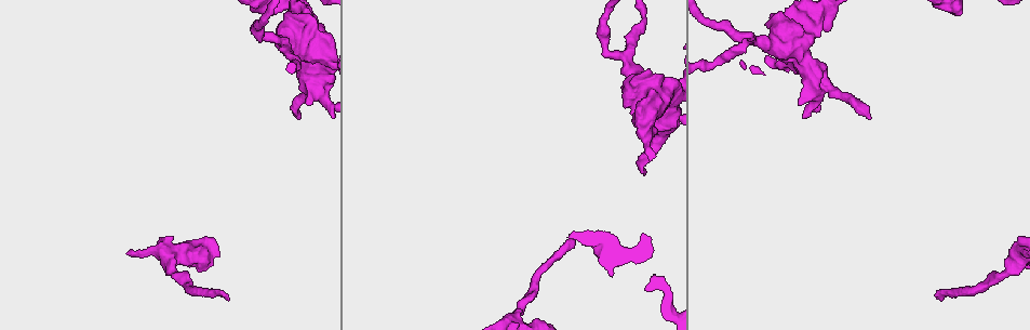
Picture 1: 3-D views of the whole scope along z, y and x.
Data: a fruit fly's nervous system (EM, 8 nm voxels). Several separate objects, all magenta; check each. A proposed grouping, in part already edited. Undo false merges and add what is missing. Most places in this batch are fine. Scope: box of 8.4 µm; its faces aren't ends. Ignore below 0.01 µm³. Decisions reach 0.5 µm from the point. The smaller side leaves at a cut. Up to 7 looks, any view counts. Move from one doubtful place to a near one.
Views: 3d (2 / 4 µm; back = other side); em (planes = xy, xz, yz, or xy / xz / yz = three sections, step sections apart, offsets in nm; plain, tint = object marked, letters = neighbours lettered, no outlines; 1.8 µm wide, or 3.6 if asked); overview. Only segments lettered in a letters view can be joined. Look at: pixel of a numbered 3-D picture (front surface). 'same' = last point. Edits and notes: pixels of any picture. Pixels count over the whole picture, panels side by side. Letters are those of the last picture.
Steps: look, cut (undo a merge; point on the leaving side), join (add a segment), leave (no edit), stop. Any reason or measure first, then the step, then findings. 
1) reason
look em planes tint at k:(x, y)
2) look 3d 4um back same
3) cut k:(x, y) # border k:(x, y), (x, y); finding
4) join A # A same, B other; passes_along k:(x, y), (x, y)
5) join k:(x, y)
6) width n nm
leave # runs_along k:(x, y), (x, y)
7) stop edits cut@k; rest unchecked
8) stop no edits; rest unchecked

thick end
look em 3.6um planes letters at 1:(654, 136)

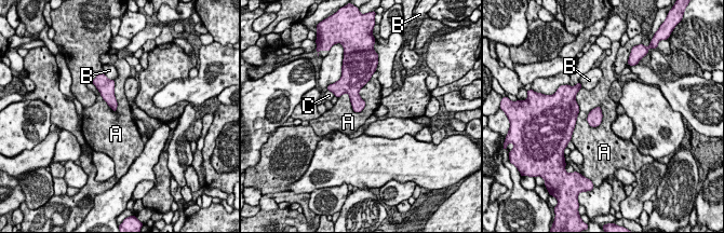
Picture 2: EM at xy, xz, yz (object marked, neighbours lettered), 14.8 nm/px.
longest_contact A 360 nm
leave # A other, B other, C other; none of them fits

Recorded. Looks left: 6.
an open end
look 3d 2um at 1:(871, 117)

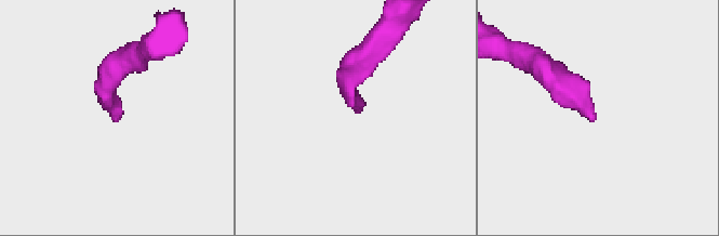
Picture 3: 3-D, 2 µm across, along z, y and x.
shape alone is not enough
look em yz step 8 tint at 3:(118, 120)

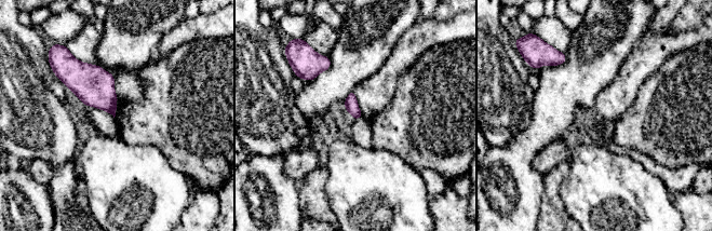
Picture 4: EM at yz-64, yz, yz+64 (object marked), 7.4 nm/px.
see the neighbours
look em yz step 8 letters same

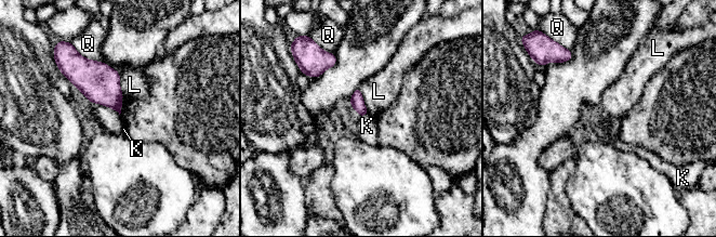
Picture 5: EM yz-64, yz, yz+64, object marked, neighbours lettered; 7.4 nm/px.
leave # K other, L other, Q other; border 5:(368, 113), (360, 117); none of them fits

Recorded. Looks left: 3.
end of a long branch
look em planes letters at 1:(228, 300)

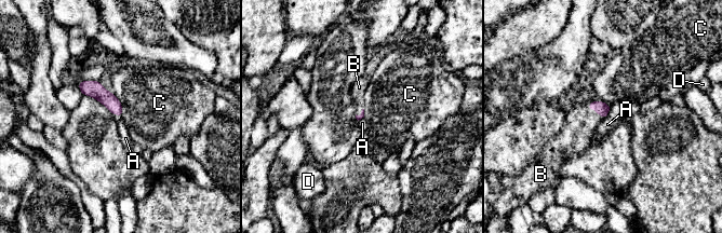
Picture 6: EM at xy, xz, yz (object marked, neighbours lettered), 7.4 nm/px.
longest_contact C 200 nm
join B # A other, B same, C other, D other; passes_along 6:(602, 108), (595, 109), (579, 122); the neuron continues

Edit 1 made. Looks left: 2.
stop edits join@6; rest unchecked

